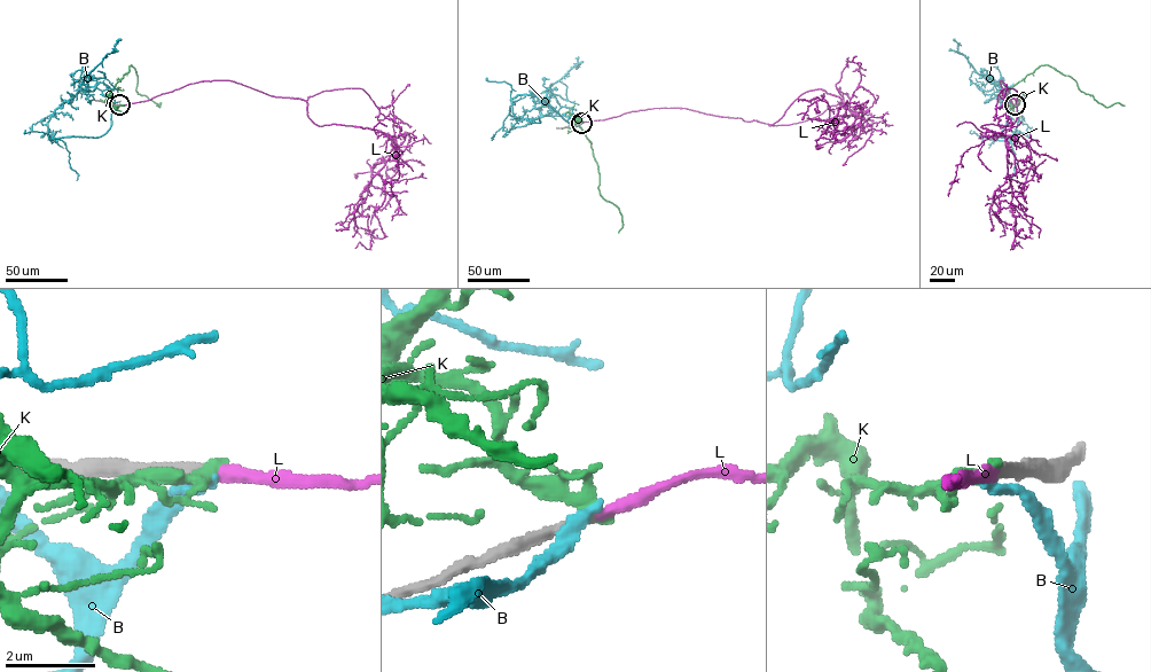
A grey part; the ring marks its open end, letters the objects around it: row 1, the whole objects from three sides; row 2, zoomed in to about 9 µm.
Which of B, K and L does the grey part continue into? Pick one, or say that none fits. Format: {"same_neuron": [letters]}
{"same_neuron": ["L"]}

